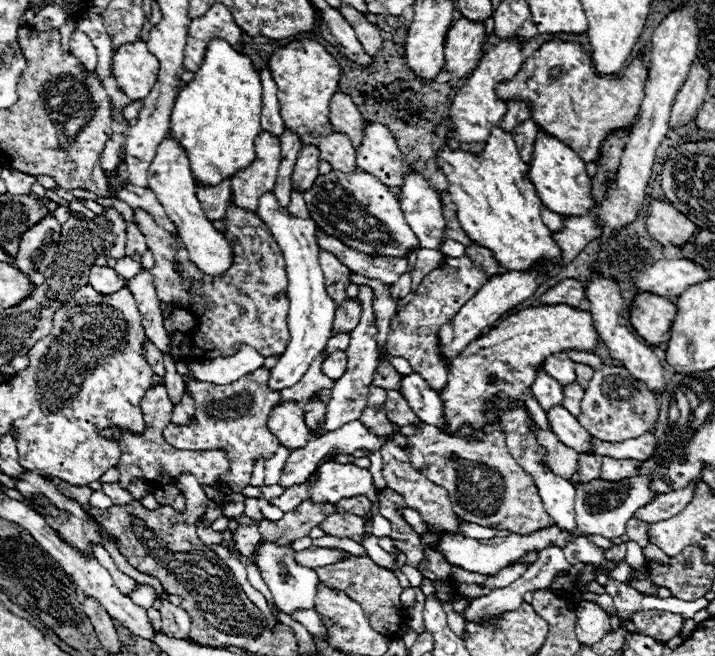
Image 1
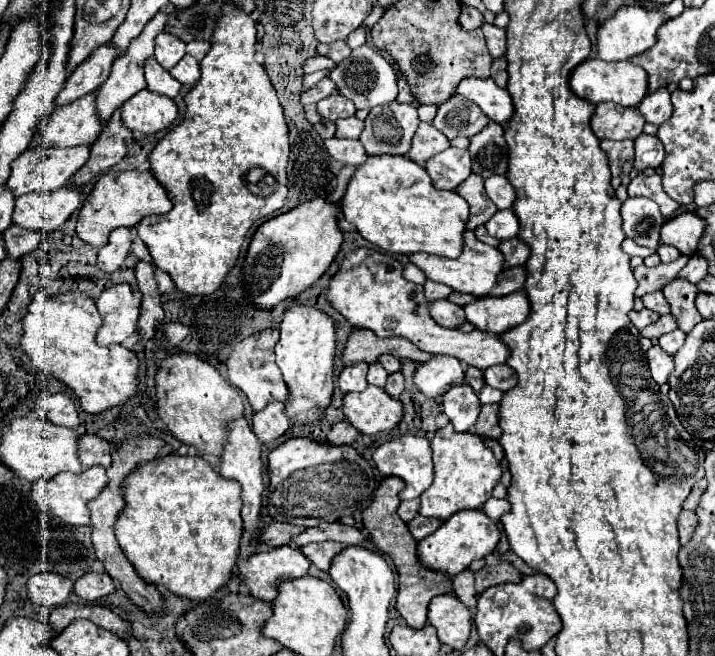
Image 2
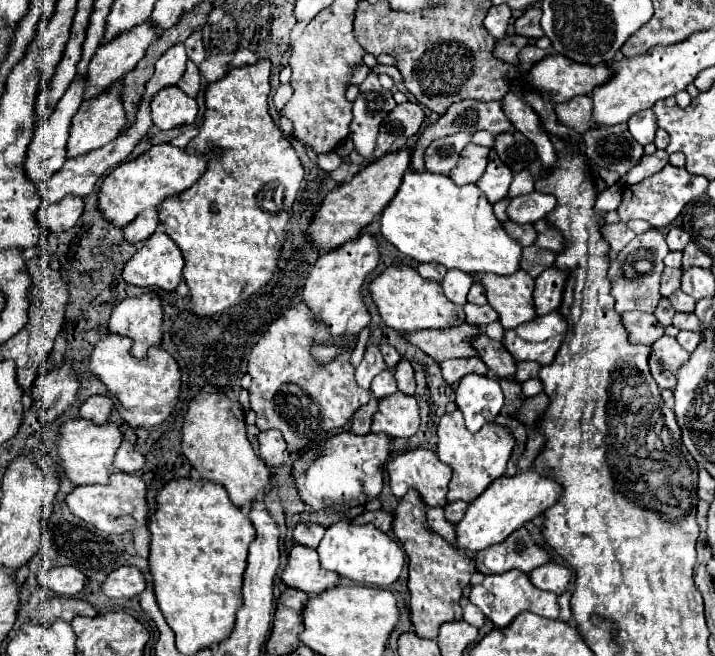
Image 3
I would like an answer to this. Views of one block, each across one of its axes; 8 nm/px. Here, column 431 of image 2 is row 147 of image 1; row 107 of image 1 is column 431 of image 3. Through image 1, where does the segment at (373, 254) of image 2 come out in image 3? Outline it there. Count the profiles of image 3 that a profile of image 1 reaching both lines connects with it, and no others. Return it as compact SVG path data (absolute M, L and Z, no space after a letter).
M404 264L386 268L376 280L372 280L370 292L386 326L406 334L426 328L452 328L464 324L466 320L464 310L444 296L440 282L426 280L414 268Z

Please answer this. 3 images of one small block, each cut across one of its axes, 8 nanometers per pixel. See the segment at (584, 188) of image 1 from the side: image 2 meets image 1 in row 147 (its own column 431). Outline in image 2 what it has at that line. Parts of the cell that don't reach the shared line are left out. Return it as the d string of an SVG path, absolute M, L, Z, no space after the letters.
M482 510L456 512L456 516L444 520L434 534L418 542L418 558L428 568L436 568L450 576L456 576L464 568L468 568L470 562L482 560L488 554L492 554L500 536L502 536L502 522L500 520L494 522L486 512Z

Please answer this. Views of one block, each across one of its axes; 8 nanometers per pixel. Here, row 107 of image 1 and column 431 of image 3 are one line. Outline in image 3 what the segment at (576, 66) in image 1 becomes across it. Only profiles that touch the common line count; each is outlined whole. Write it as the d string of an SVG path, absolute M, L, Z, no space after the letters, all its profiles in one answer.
M410 490L408 496L400 500L394 512L392 530L408 554L410 618L414 624L414 632L420 638L434 640L438 636L440 624L462 620L462 608L458 600L462 598L462 590L470 582L470 576L476 572L476 564L472 558L464 556L458 548L450 546L440 534L428 528L426 508L428 506L422 496L416 490Z

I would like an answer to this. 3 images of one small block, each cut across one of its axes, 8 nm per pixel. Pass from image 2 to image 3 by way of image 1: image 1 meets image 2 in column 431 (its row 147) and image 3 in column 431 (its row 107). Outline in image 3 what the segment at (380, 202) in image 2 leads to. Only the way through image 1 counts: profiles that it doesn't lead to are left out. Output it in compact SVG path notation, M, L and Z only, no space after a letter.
M408 170L404 180L392 198L392 202L384 208L380 218L382 236L392 242L404 256L410 256L416 262L438 262L446 268L462 270L468 274L476 272L492 272L492 274L512 274L520 270L522 246L518 240L508 236L502 222L494 216L492 204L484 196L484 192L476 184L456 186L450 176L430 174L430 172L414 172Z

